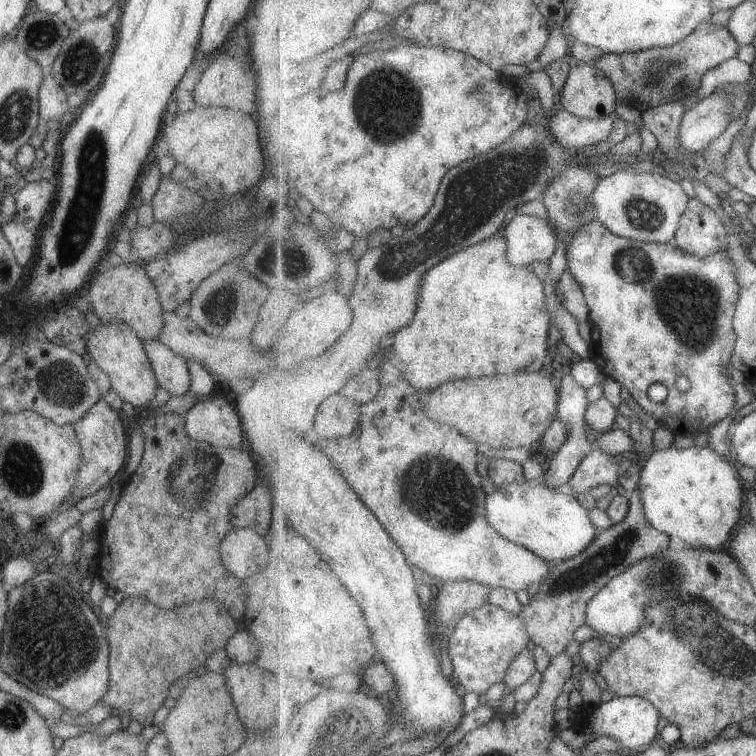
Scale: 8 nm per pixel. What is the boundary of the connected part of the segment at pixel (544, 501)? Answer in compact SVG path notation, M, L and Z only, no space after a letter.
M542 480L525 484L505 484L487 496L489 524L504 537L535 552L539 558L552 564L569 560L585 552L600 529L591 520L591 510L586 510L573 495L549 488Z

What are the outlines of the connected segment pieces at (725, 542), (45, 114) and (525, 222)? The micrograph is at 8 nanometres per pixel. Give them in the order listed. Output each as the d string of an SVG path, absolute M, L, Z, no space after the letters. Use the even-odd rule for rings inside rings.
M671 447L653 452L640 469L637 484L649 522L659 532L678 536L694 548L728 547L735 530L747 517L746 483L734 465L709 447Z
M44 72L41 86L39 86L38 118L45 122L59 122L65 113L70 111L67 95L55 82L51 73Z
M529 214L515 215L508 221L502 228L500 235L504 236L509 242L507 258L509 258L511 264L531 269L535 262L545 262L545 264L550 262L560 245L559 236L555 237L551 225L552 222L550 220L545 221Z

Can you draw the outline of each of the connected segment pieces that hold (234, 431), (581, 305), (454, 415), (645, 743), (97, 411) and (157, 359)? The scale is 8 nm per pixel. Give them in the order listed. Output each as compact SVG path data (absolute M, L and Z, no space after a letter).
M211 395L186 412L184 429L191 440L214 447L231 446L231 449L239 449L245 447L241 442L243 429L239 422L243 422L242 412L235 412L225 399Z
M565 270L556 287L559 298L569 309L569 312L578 318L579 322L589 321L590 308L587 300L585 300L583 286L579 284L579 280L571 272Z
M517 372L517 374L503 376L489 376L489 378L475 378L475 380L461 380L453 384L443 384L435 392L415 393L420 400L423 412L433 418L437 424L448 424L457 428L468 439L475 441L479 446L498 448L526 448L534 449L542 435L551 428L557 419L559 406L559 391L555 388L548 372Z
M614 696L610 701L599 704L597 708L591 710L589 704L585 702L583 710L574 713L572 725L569 728L582 731L588 728L597 736L609 737L618 740L624 747L626 753L638 753L642 749L649 747L659 734L660 712L651 704L649 700L641 696Z
M99 398L87 414L72 424L75 436L79 440L79 456L81 462L77 466L77 480L71 488L71 498L77 502L79 498L92 495L96 490L112 484L117 478L119 468L125 462L125 432L117 411L112 410L103 398Z
M145 340L142 346L157 385L174 397L187 394L189 388L187 361L173 354L159 340Z

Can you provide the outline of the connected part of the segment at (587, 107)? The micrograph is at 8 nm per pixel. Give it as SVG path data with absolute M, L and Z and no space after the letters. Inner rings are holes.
M575 63L560 93L562 108L581 118L603 120L617 110L614 81L597 66Z

